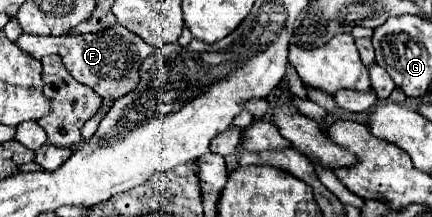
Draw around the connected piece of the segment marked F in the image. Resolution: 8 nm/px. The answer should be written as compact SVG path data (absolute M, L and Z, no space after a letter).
M120 24L98 34L68 34L58 38L42 38L24 32L16 40L16 46L36 60L42 60L44 56L50 54L58 54L64 60L66 70L74 76L74 80L94 88L102 98L114 98L114 100L136 88L138 68L142 60L154 52L150 44L146 44L140 36L136 36L134 32L126 30Z

